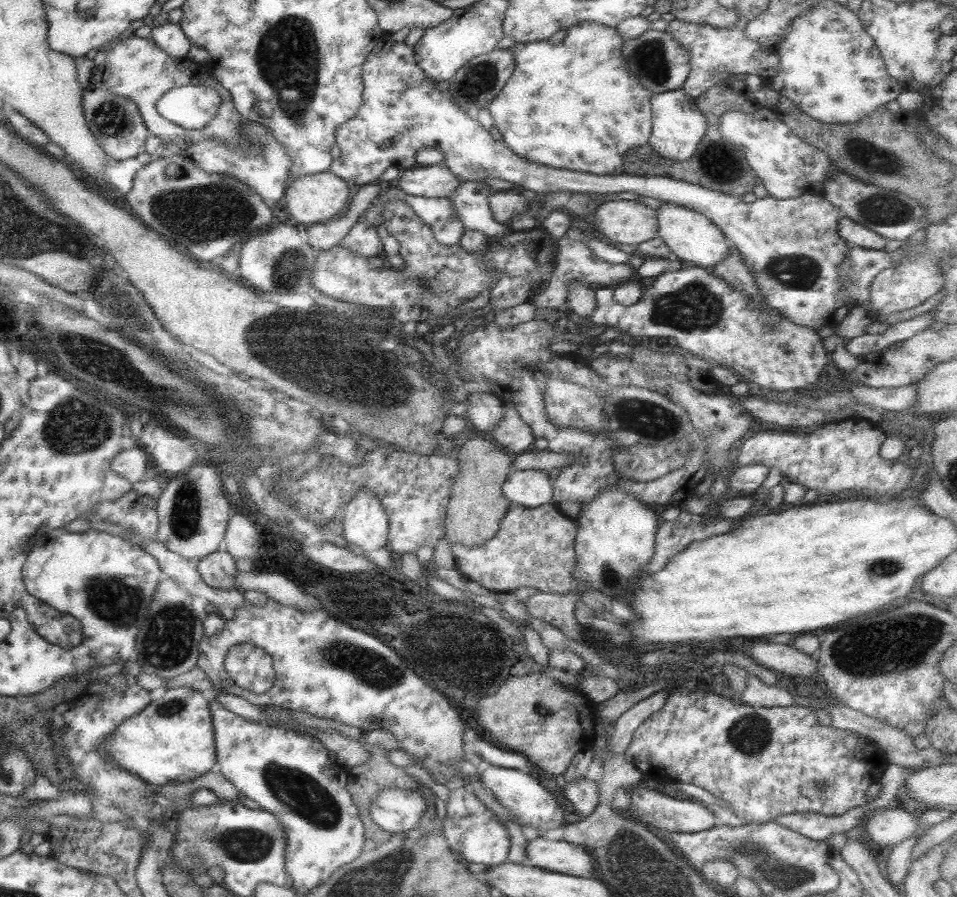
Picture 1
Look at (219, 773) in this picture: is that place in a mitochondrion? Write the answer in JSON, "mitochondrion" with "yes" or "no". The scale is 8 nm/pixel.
{"mitochondrion":"no"}

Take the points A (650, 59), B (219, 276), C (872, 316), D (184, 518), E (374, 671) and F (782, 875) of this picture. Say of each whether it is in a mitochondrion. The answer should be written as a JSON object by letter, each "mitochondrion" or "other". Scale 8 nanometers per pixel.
{"A":"mitochondrion","B":"other","C":"other","D":"mitochondrion","E":"mitochondrion","F":"mitochondrion"}

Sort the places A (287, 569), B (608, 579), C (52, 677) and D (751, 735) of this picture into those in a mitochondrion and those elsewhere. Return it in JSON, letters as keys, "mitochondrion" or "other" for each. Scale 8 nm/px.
{"A":"other","B":"mitochondrion","C":"other","D":"mitochondrion"}

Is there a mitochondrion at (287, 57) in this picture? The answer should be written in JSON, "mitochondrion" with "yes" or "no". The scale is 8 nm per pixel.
{"mitochondrion":"yes"}

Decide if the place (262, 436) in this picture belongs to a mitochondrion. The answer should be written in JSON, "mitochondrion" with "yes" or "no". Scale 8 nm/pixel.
{"mitochondrion":"yes"}

